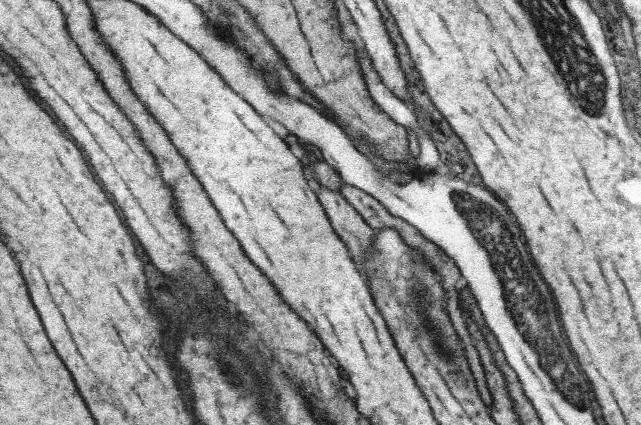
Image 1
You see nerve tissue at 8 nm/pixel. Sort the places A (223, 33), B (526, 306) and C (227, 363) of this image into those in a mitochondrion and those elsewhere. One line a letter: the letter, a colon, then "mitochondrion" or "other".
A: other
B: mitochondrion
C: mitochondrion

